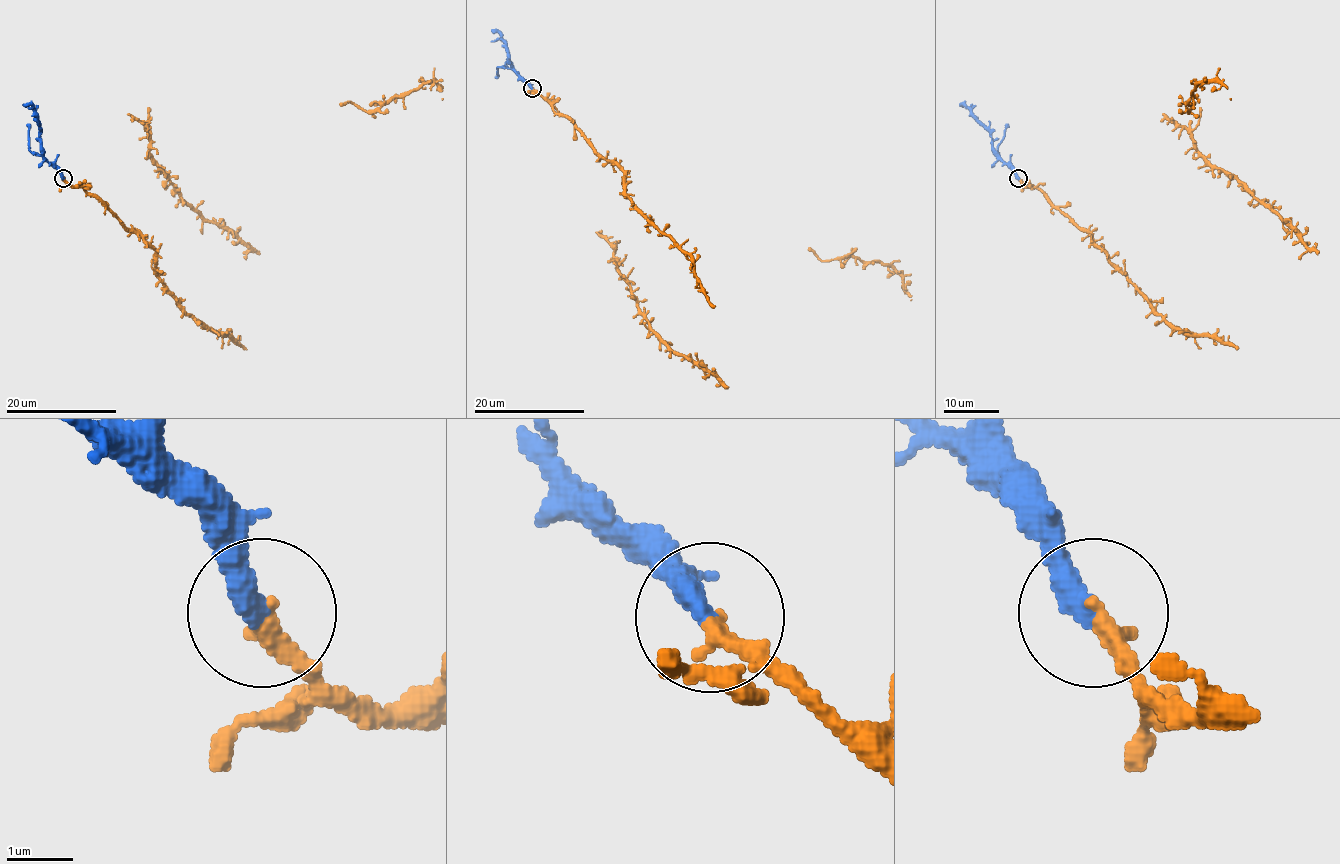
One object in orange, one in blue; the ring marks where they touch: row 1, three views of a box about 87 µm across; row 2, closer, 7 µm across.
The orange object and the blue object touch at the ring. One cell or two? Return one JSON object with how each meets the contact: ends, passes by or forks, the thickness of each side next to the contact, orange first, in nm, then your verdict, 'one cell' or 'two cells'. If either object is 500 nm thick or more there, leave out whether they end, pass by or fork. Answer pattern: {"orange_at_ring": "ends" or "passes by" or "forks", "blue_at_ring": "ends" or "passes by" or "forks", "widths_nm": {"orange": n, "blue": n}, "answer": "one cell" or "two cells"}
{"orange_at_ring": "ends", "blue_at_ring": "ends", "widths_nm": {"orange": 320, "blue": 400}, "answer": "one cell"}

